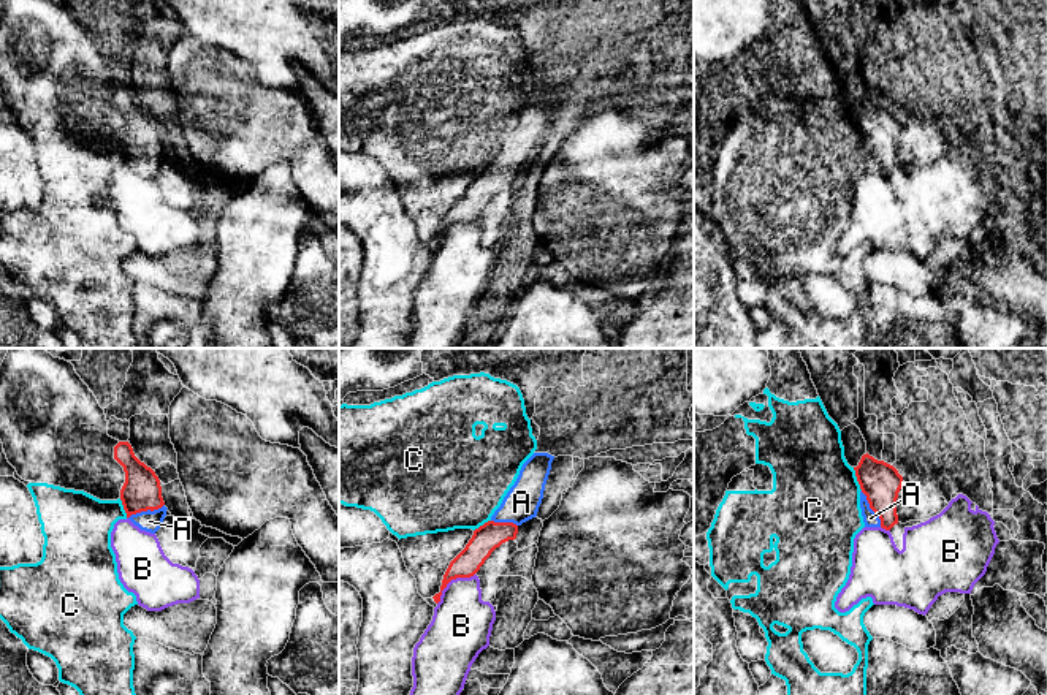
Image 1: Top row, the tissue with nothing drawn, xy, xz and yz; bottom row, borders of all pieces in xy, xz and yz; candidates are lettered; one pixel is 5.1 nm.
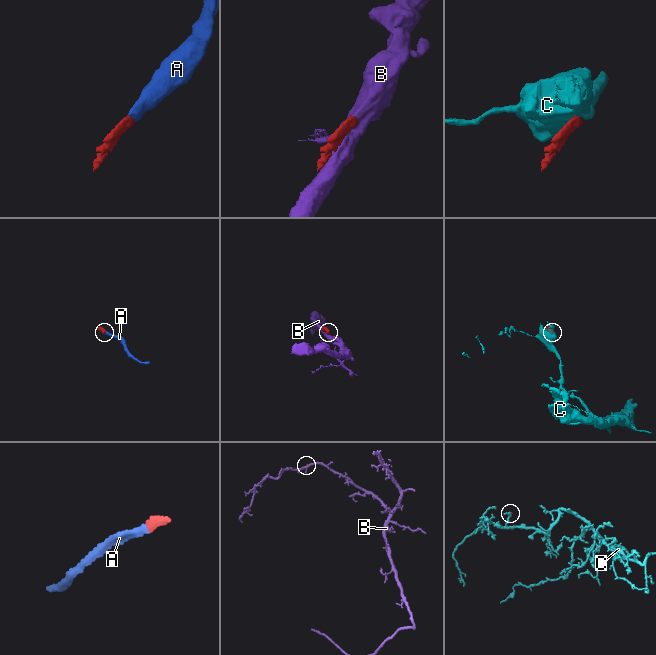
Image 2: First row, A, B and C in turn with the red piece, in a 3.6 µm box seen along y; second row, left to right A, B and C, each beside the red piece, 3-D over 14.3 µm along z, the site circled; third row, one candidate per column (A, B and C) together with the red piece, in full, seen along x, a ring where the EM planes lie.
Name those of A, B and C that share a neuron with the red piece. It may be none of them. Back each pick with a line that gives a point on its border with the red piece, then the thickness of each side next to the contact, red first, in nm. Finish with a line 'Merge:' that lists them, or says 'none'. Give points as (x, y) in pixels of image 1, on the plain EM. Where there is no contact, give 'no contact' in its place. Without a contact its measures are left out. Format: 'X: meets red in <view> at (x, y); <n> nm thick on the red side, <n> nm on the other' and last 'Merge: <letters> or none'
A: meets red in xy at (146, 155); 200 nm thick on the red side, 110 nm on the other
Merge: A

